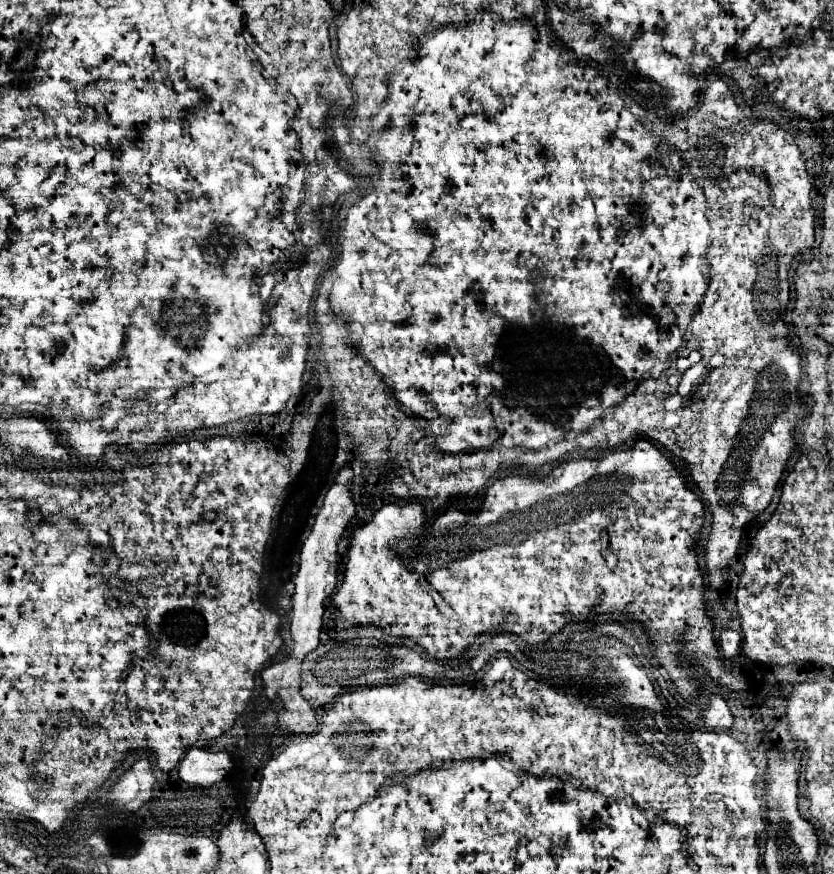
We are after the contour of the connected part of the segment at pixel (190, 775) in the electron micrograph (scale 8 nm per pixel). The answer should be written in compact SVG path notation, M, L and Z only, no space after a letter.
M194 749L194 753L186 755L180 763L180 779L190 787L212 787L222 781L232 771L230 755L210 755L208 751Z

